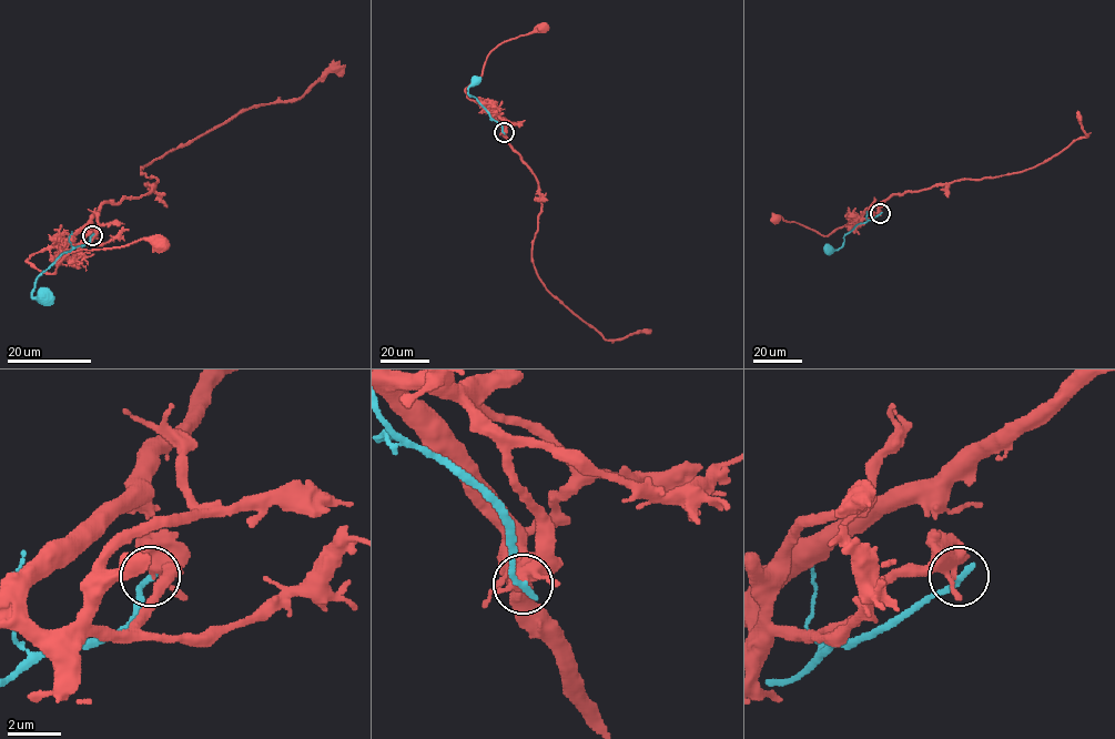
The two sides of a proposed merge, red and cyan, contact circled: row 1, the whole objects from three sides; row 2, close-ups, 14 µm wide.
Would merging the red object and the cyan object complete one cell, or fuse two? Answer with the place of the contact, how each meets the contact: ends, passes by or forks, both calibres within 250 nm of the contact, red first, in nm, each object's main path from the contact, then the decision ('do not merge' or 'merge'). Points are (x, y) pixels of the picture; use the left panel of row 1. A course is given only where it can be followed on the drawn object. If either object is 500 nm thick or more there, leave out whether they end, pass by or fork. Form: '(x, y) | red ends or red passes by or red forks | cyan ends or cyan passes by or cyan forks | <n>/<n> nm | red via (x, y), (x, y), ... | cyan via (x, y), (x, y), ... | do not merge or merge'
(92, 235) | red forks | cyan ends | 340/320 nm | red via (92, 234), (88, 243), (57, 243), (27, 260), (53, 274), (74, 251), (118, 247), (147, 239), (159, 243) | cyan via (92, 235), (85, 244), (63, 253), (38, 279), (32, 296), (46, 296) | do not merge

